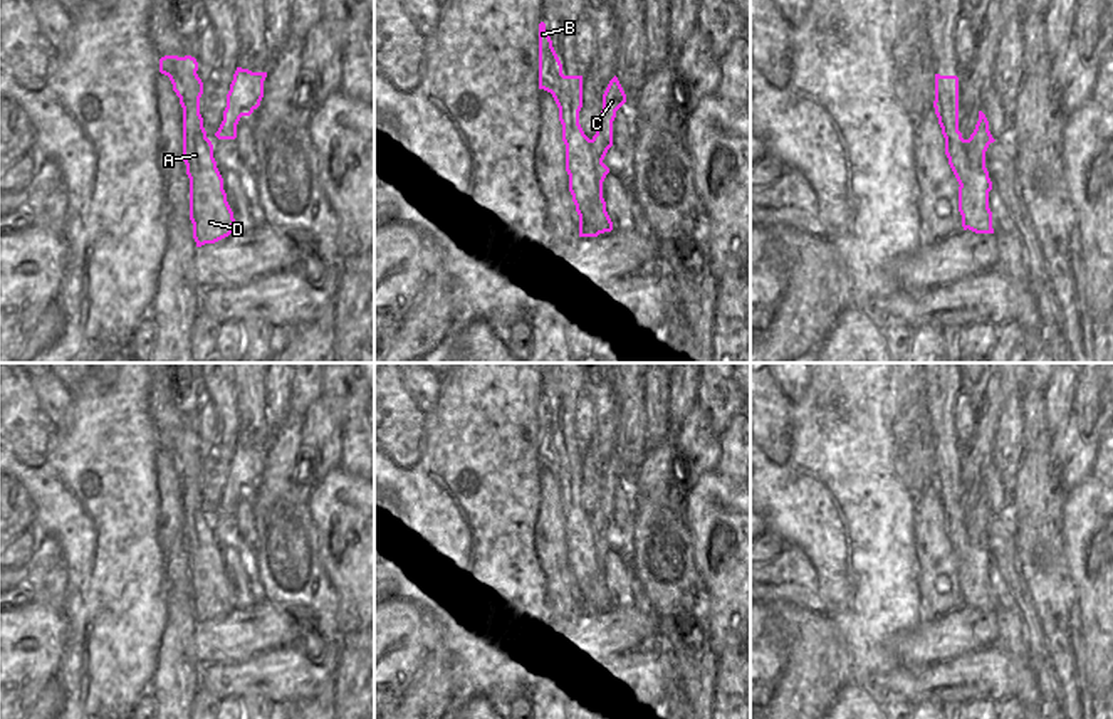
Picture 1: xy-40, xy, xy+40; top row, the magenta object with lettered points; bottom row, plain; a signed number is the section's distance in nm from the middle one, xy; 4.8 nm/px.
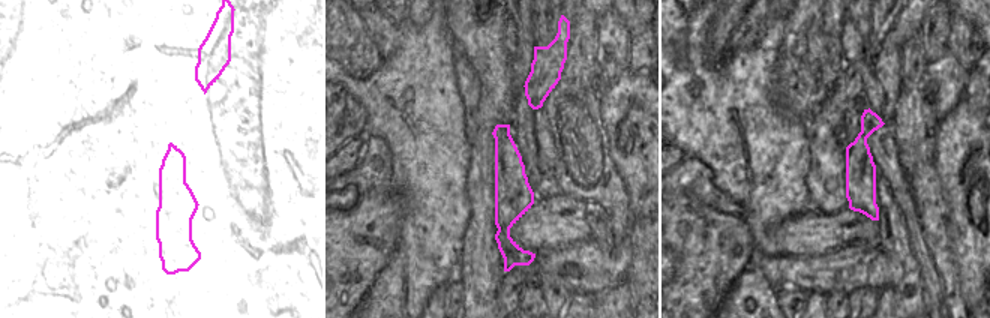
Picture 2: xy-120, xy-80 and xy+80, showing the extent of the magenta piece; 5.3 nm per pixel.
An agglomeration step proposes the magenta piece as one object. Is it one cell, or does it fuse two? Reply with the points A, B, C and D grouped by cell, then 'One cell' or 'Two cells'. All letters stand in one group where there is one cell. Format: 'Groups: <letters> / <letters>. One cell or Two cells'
Groups: A B D / C. Two cells.

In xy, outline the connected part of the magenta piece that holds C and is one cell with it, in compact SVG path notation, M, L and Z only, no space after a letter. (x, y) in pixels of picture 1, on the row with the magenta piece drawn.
M614 76L604 94L603 94L603 111L599 114L599 124L594 129L593 136L593 158L596 161L596 175L599 178L599 202L593 212L593 225L599 234L611 232L613 222L606 212L606 202L603 198L603 181L609 173L609 168L603 163L608 150L613 146L613 121L616 118L616 111L626 102L626 94Z

